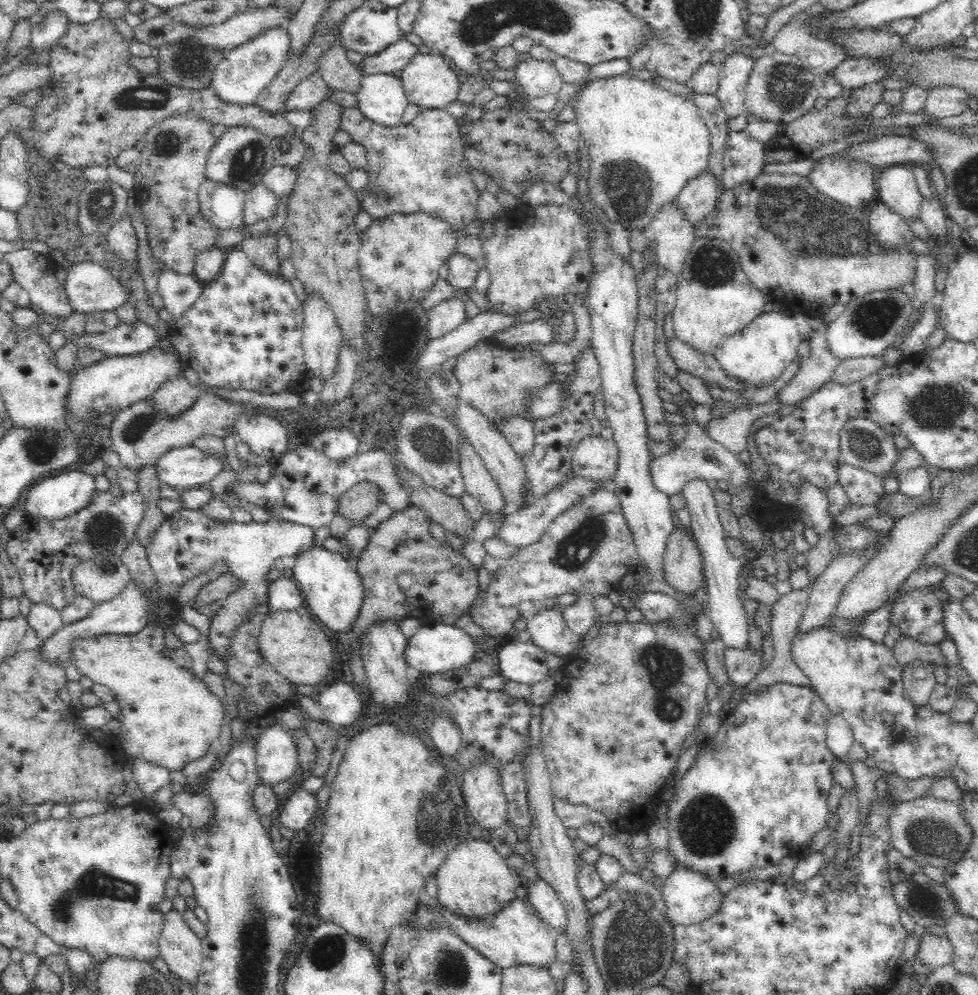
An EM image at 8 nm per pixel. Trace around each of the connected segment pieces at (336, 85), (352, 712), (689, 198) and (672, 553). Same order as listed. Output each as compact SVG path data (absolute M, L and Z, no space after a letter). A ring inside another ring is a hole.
M337 38L318 60L317 71L330 90L358 93L362 75L355 62L350 62L347 58L347 52L340 38Z
M346 682L324 684L318 694L318 703L327 723L350 726L362 715L362 699L357 688Z
M706 168L700 176L692 178L680 190L676 198L676 205L686 213L686 217L695 226L715 207L721 186L721 182L717 180L713 171Z
M687 530L669 536L664 556L665 581L675 591L693 595L705 585L700 550Z

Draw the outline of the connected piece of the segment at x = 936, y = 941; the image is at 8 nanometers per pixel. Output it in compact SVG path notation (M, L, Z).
M924 932L920 936L919 950L910 975L928 976L934 968L951 964L952 957L953 946L948 937Z

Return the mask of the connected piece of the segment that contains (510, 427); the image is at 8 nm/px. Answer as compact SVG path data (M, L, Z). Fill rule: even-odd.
M512 415L499 424L499 431L520 458L531 453L535 439L532 421L524 419L522 415Z

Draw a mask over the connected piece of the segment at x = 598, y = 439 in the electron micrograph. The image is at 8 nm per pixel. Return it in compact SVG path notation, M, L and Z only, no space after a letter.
M601 435L583 438L573 452L571 468L574 475L594 481L614 480L618 451L614 439Z

